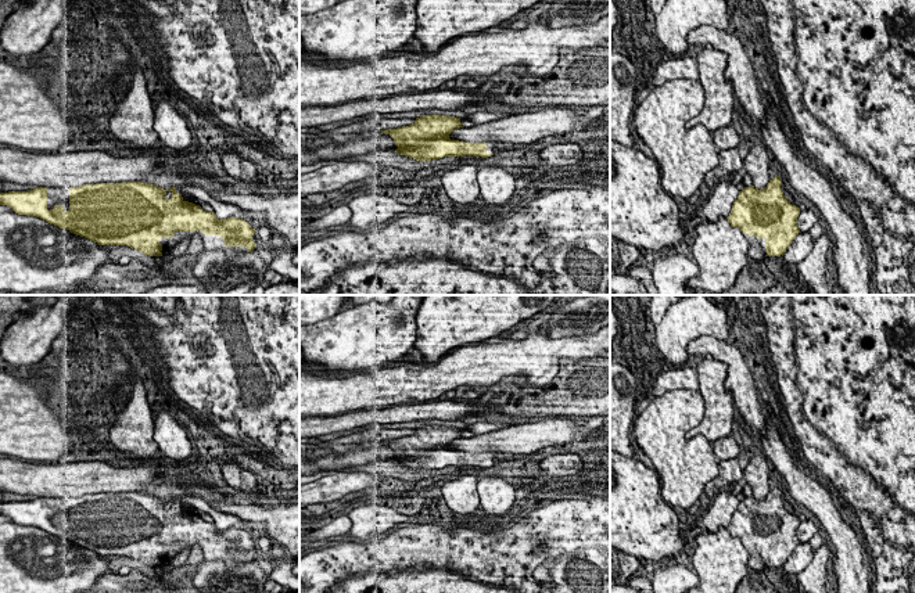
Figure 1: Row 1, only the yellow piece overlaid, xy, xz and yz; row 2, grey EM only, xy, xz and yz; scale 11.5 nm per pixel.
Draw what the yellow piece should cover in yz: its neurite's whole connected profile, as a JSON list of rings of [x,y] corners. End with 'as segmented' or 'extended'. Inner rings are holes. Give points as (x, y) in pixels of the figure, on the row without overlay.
[[[775,486],[762,500],[744,497],[726,528],[731,536],[739,538],[747,549],[750,571],[783,565],[800,543],[800,518],[785,508],[781,496],[782,490]]]; extended

